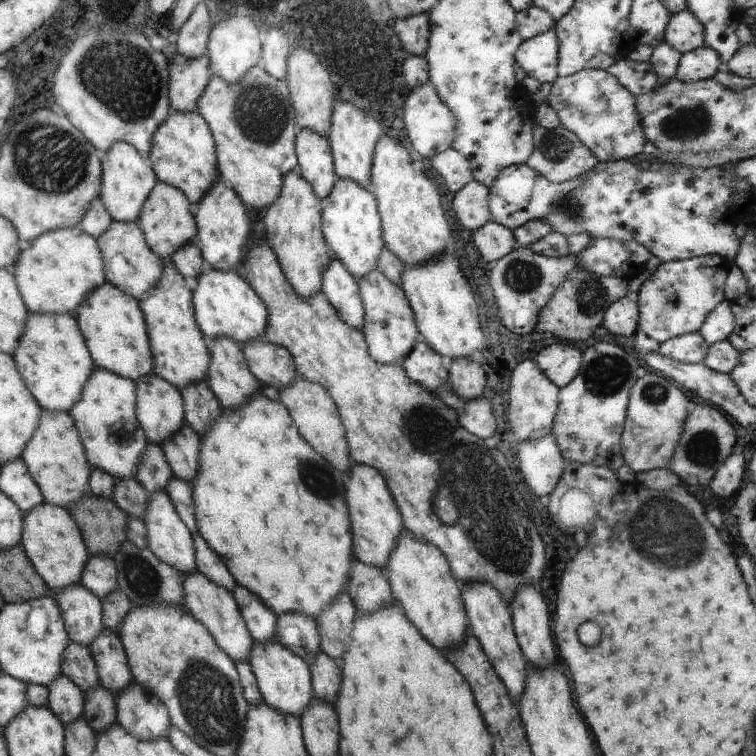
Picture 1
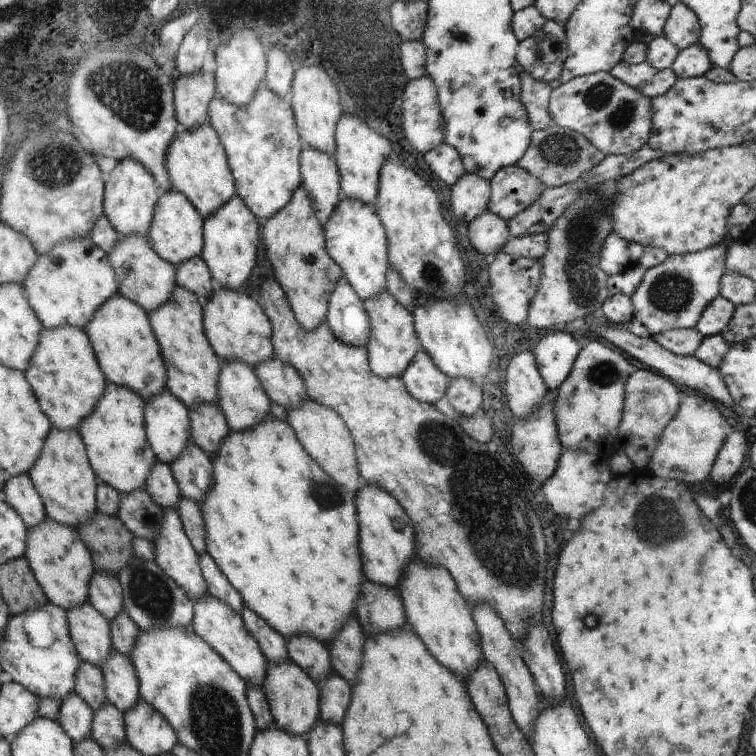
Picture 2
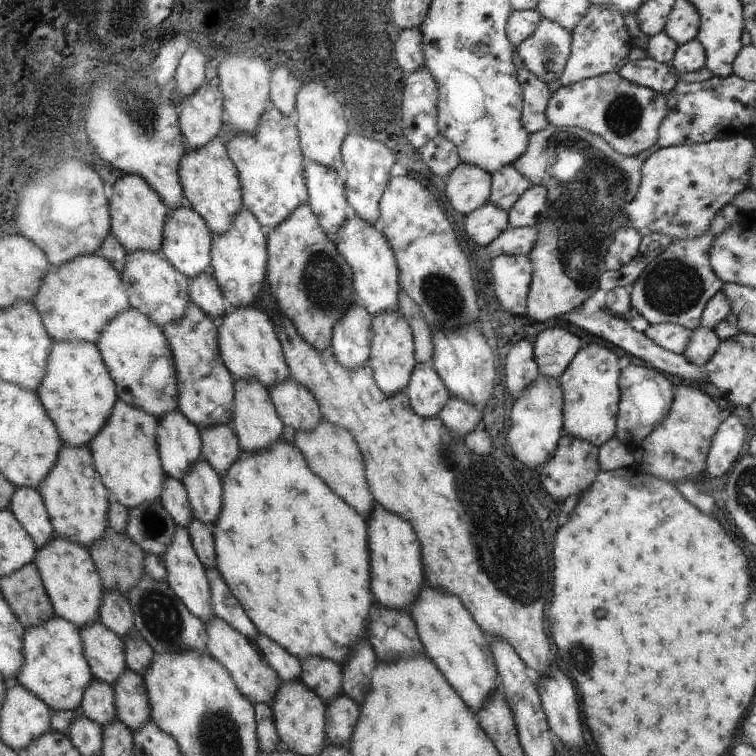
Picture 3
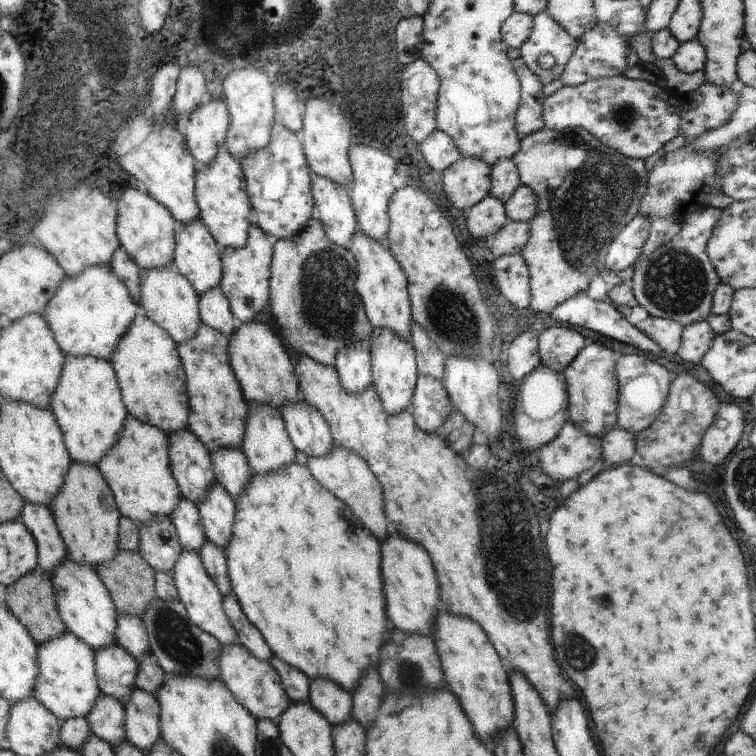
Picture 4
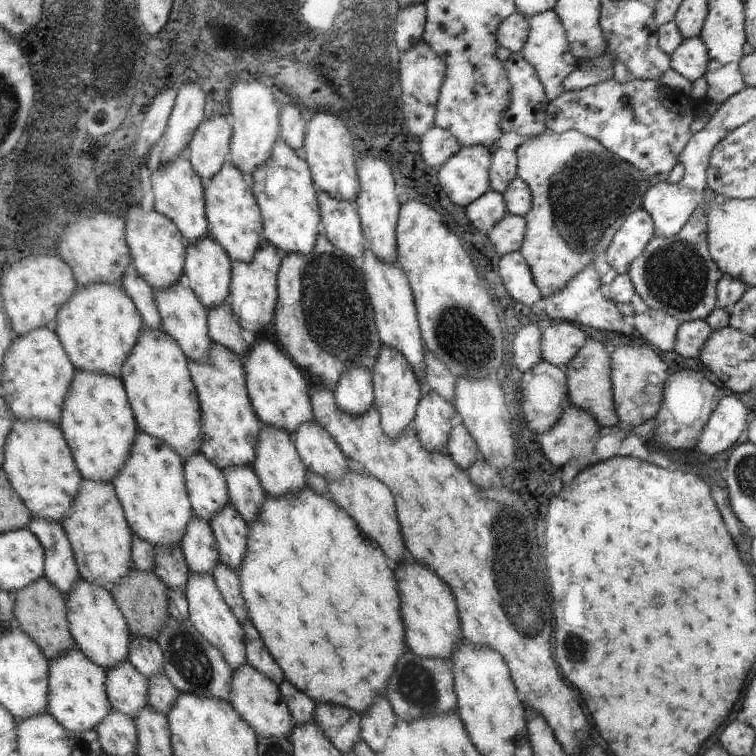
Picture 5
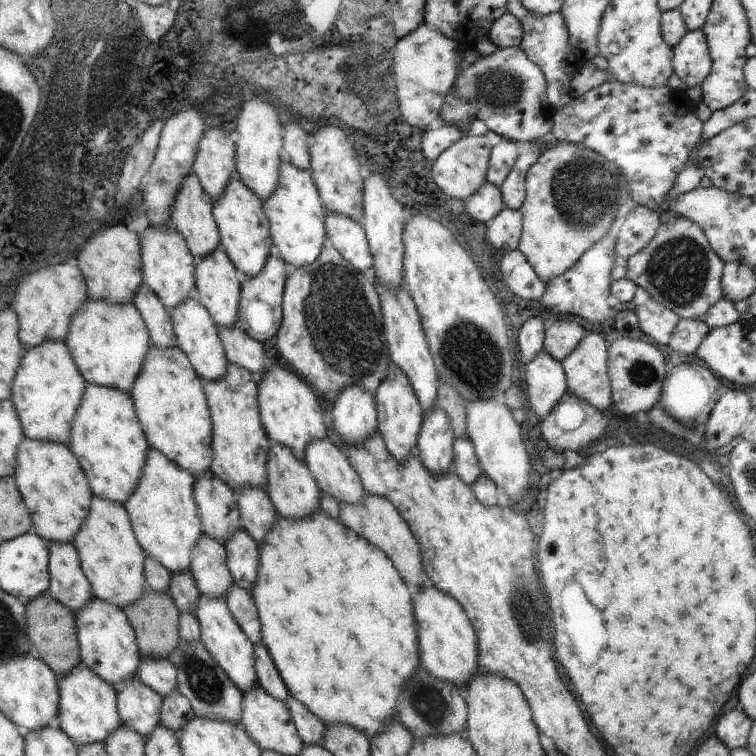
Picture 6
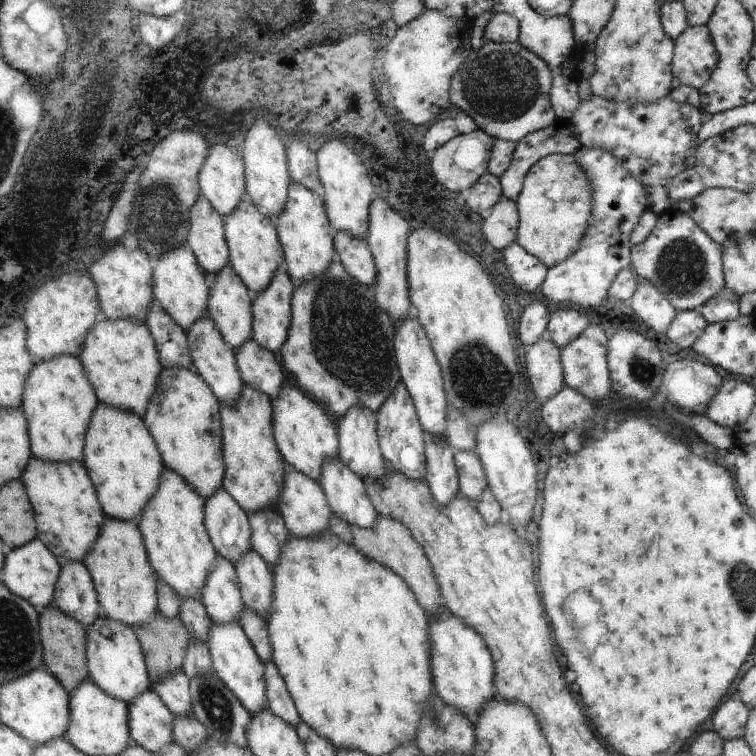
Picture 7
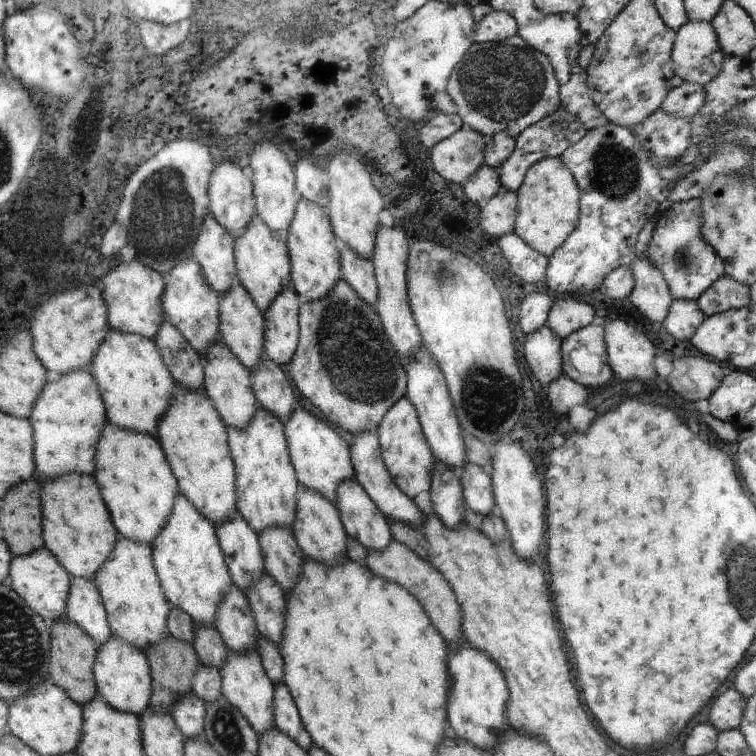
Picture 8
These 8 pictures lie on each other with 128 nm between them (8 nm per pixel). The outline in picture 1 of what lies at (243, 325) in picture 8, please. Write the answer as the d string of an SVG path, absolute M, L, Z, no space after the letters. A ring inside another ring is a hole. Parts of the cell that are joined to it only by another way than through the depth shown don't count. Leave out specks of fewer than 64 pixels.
M158 181L150 192L148 200L142 206L140 218L136 226L142 230L148 248L152 249L161 259L172 256L184 244L195 244L197 240L196 221L194 220L194 206L179 189Z

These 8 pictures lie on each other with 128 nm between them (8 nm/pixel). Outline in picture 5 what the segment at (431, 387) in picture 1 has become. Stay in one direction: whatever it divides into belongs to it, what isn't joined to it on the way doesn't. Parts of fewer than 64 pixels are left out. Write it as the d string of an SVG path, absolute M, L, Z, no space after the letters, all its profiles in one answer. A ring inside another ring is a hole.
M430 390L428 394L422 394L412 426L424 450L449 456L446 444L458 420L457 415L454 406L446 402L438 392Z

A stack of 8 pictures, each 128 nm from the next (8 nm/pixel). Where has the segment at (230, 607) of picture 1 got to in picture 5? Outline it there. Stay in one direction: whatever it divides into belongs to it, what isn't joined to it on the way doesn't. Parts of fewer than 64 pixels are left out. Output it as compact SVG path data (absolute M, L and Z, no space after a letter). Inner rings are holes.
M244 664L238 670L232 670L230 684L230 704L240 714L240 718L262 738L287 738L294 726L291 712L282 697L280 689L270 678L250 664Z

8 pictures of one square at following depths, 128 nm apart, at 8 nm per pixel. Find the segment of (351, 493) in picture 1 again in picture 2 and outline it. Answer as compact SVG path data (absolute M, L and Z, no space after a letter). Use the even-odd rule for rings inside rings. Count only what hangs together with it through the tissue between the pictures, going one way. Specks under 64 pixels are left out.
M364 486L356 498L356 512L360 520L360 552L364 560L364 574L370 582L398 588L404 568L414 560L414 530L408 514L396 504L392 496L380 488Z

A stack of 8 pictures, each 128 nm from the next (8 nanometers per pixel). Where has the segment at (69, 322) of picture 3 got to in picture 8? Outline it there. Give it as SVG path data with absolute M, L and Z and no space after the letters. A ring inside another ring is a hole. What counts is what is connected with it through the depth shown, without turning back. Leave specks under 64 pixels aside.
M110 327L87 371L98 384L107 422L124 430L157 436L158 420L168 410L168 402L176 392L176 382L152 340Z

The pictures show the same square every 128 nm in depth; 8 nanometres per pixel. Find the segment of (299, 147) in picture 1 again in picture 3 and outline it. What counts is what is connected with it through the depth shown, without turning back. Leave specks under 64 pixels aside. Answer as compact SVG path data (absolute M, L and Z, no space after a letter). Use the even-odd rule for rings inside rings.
M306 159L303 161L305 185L308 191L308 202L312 212L318 219L318 224L323 228L328 238L333 241L340 230L340 226L348 220L348 201L343 177L334 170L326 168L318 162Z

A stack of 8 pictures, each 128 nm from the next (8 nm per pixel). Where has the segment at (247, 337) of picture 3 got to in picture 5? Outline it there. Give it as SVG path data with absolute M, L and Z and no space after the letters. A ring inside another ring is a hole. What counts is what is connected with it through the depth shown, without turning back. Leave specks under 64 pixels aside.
M258 338L246 356L241 357L246 372L246 388L254 412L263 424L282 428L291 435L302 422L315 422L310 404L308 377L268 338Z

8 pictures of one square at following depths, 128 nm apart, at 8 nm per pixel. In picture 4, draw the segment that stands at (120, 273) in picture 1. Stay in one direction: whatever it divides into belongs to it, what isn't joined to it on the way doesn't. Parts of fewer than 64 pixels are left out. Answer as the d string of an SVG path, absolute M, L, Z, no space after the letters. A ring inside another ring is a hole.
M172 265L160 266L160 268L140 269L140 302L139 306L145 315L160 325L168 336L177 344L184 344L192 340L200 326L199 294L190 284L190 281L178 273Z

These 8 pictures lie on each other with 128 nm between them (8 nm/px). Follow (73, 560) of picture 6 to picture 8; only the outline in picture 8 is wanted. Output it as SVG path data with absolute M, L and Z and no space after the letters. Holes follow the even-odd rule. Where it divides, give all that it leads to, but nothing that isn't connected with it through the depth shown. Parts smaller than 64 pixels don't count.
M70 575L70 592L64 616L74 621L99 646L113 636L102 597L92 579Z

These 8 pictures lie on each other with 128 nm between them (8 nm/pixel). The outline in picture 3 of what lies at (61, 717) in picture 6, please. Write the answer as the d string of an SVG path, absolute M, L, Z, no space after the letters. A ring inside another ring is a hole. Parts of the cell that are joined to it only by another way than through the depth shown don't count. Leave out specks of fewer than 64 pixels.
M50 616L38 626L24 628L22 644L24 664L16 676L18 685L22 685L36 698L43 700L52 710L78 711L84 690L90 686L93 676L84 658L82 638L76 626L60 616Z

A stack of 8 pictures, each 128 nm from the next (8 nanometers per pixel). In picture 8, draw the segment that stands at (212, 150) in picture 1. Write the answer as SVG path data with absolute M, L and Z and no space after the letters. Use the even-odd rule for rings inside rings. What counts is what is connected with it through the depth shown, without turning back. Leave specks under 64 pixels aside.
M254 212L250 224L246 226L246 232L240 238L234 238L234 258L236 258L236 270L238 278L246 292L252 297L254 304L266 312L274 298L284 290L284 286L292 287L290 278L290 259L286 237L270 230L259 215Z

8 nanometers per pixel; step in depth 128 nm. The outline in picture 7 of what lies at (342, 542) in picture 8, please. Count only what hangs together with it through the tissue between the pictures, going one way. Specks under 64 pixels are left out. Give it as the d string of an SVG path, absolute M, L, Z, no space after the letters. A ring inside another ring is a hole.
M290 466L284 470L284 488L280 492L280 502L276 509L282 515L290 534L296 538L298 536L300 538L316 538L329 530L332 509L329 507L319 481L312 480L310 476L302 474Z

